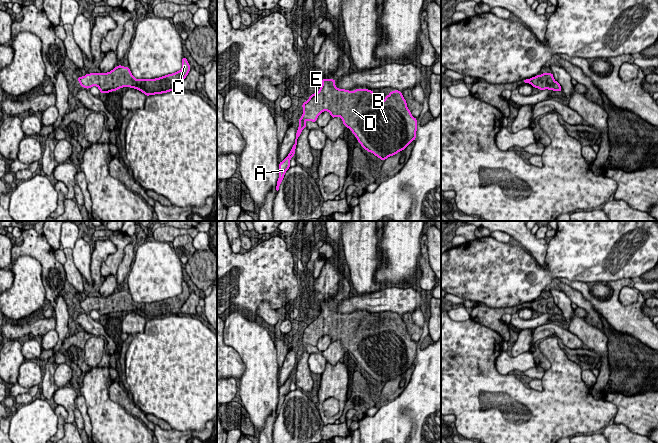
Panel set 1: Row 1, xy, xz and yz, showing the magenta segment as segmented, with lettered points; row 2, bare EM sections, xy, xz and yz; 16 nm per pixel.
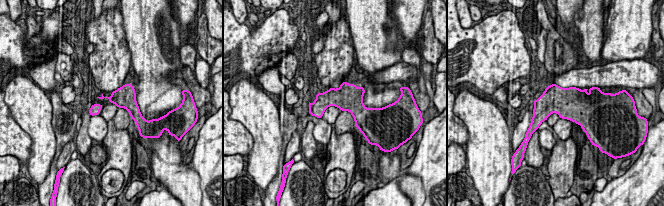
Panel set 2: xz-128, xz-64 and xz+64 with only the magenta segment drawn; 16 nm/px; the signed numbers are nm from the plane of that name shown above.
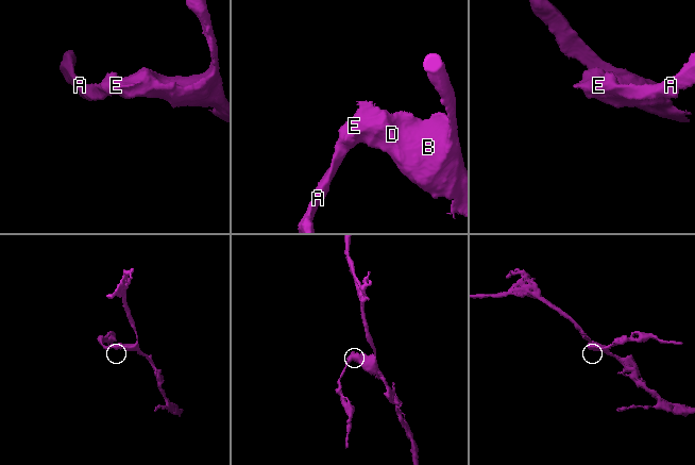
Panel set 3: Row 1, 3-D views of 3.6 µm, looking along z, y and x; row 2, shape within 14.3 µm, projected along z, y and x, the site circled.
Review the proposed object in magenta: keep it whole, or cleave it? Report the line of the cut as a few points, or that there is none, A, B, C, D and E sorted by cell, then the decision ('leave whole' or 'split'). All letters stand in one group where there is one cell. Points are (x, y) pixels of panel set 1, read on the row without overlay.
cut none; groups A B C D E; leave whole

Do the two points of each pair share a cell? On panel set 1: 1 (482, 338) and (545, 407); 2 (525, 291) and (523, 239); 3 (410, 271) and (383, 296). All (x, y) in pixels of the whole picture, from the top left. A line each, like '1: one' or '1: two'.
1: one
2: two
3: two

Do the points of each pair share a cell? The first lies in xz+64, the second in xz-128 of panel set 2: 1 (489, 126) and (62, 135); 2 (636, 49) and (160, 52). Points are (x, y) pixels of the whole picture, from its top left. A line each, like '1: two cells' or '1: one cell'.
1: two cells
2: two cells

